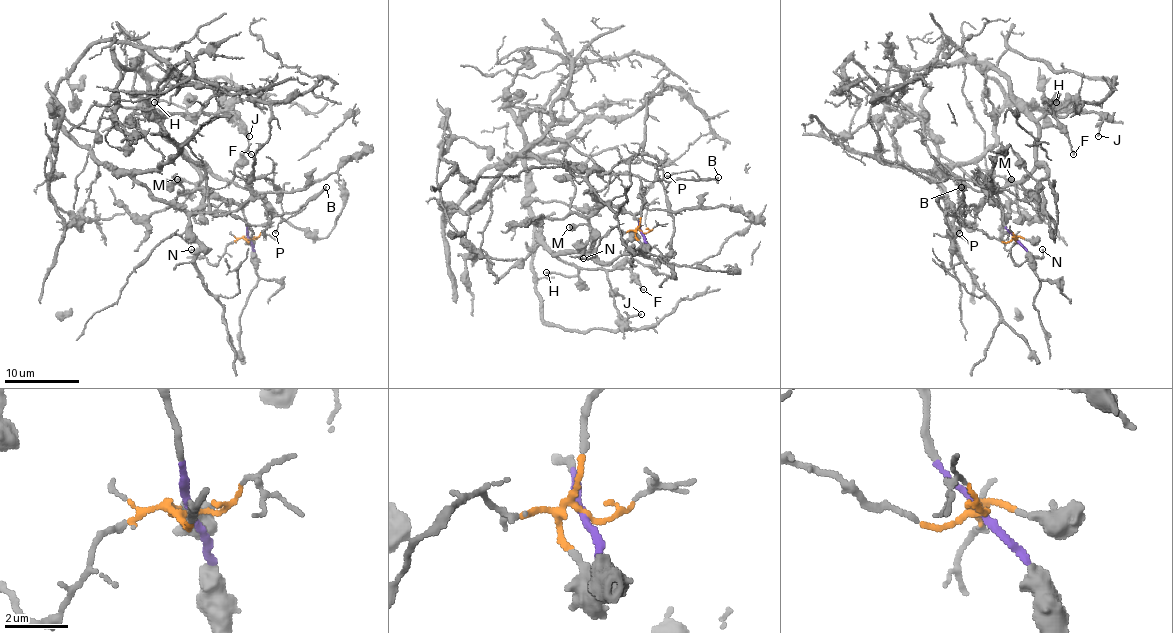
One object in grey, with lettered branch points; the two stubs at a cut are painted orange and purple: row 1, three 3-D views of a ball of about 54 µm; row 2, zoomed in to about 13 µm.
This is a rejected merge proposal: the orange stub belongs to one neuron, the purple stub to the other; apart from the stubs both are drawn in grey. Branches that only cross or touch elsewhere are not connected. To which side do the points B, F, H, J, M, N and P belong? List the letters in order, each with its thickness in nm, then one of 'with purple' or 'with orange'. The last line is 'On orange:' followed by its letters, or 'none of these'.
B: 240 nm | with orange
F: 150 nm | with purple
H: 240 nm | with purple
J: 150 nm | with purple
M: 600 nm | with purple
N: 110 nm | with orange
P: 110 nm | with orange
On orange: B, N, P

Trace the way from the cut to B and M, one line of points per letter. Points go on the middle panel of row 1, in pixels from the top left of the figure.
B: (642, 231), (643, 179), (718, 177)
M: (642, 231), (630, 212), (610, 205), (602, 205), (585, 224), (568, 227)

